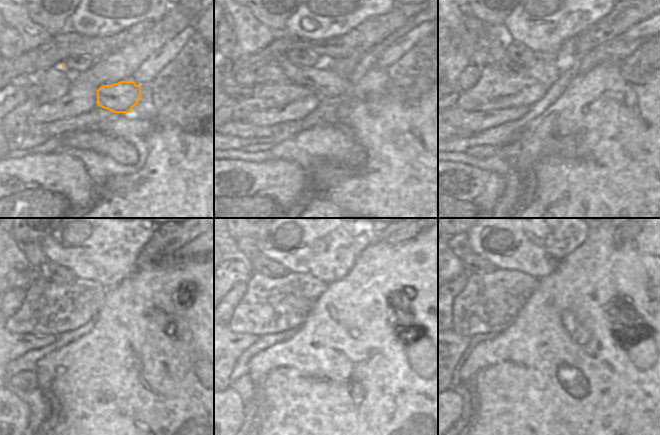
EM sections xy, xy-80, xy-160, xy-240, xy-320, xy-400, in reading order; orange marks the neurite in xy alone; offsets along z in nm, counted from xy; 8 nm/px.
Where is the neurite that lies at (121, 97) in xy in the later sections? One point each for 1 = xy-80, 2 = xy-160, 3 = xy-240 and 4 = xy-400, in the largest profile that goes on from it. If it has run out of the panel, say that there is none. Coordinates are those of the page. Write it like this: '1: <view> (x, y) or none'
1: xy-80 (325, 82)
2: xy-160 (497, 51)
3: xy-240 (33, 251)
4: xy-400 (459, 244)

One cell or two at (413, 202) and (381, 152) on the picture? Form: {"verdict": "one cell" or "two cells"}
{"verdict": "one cell"}

